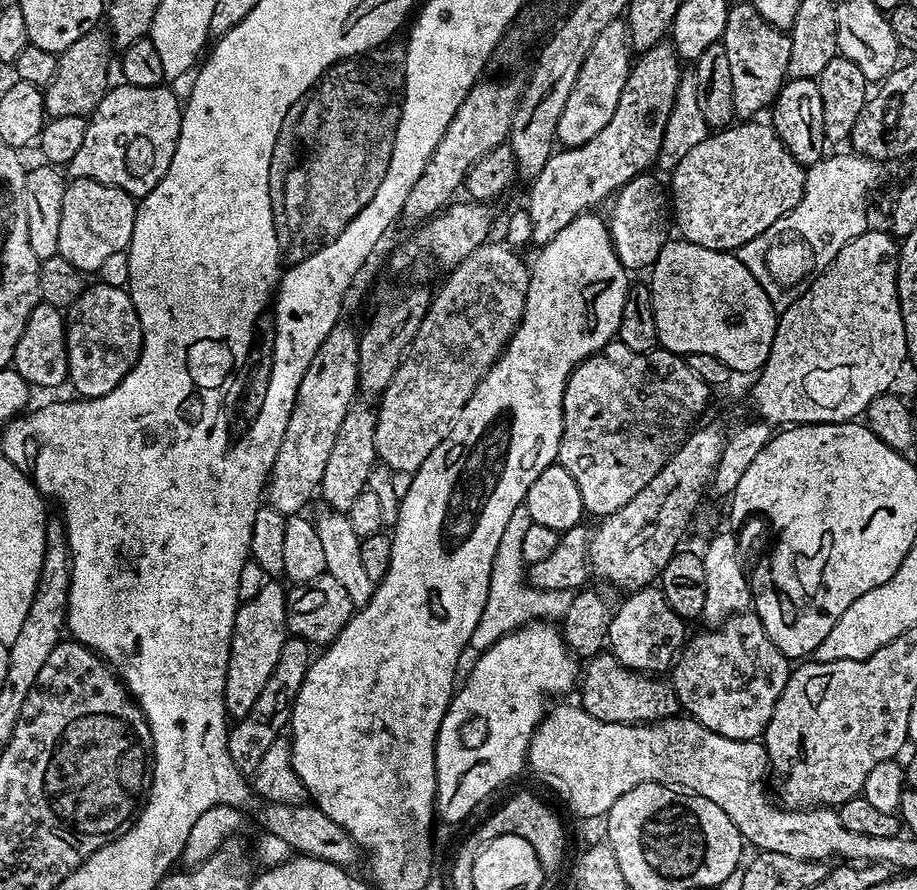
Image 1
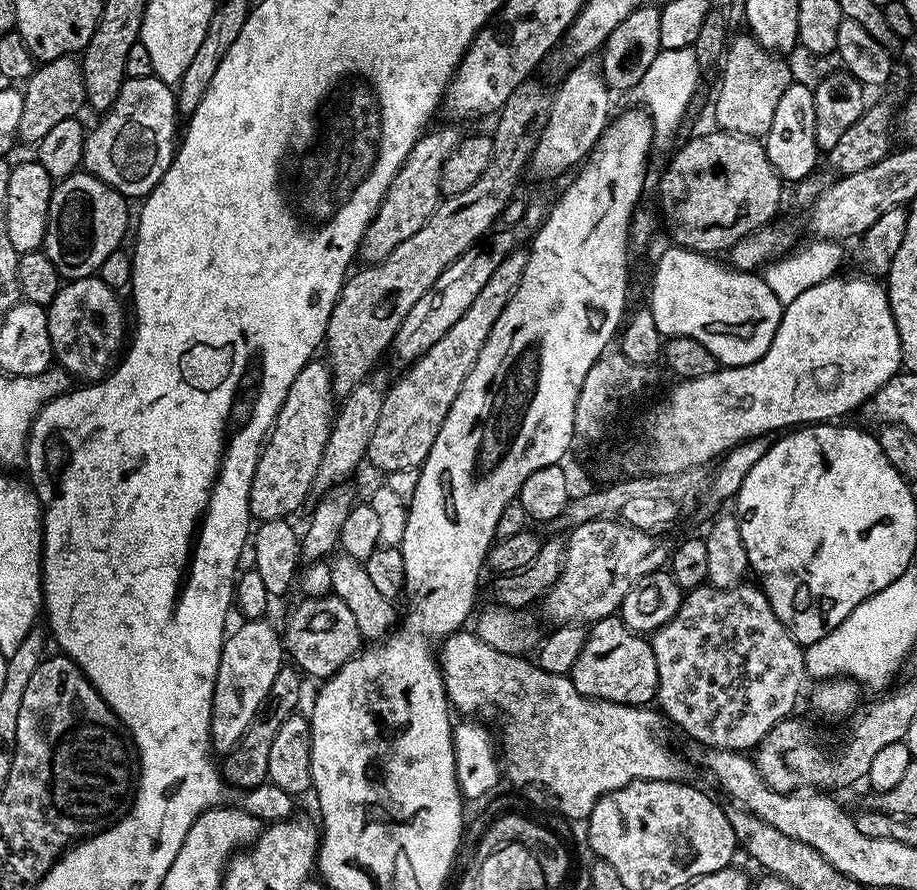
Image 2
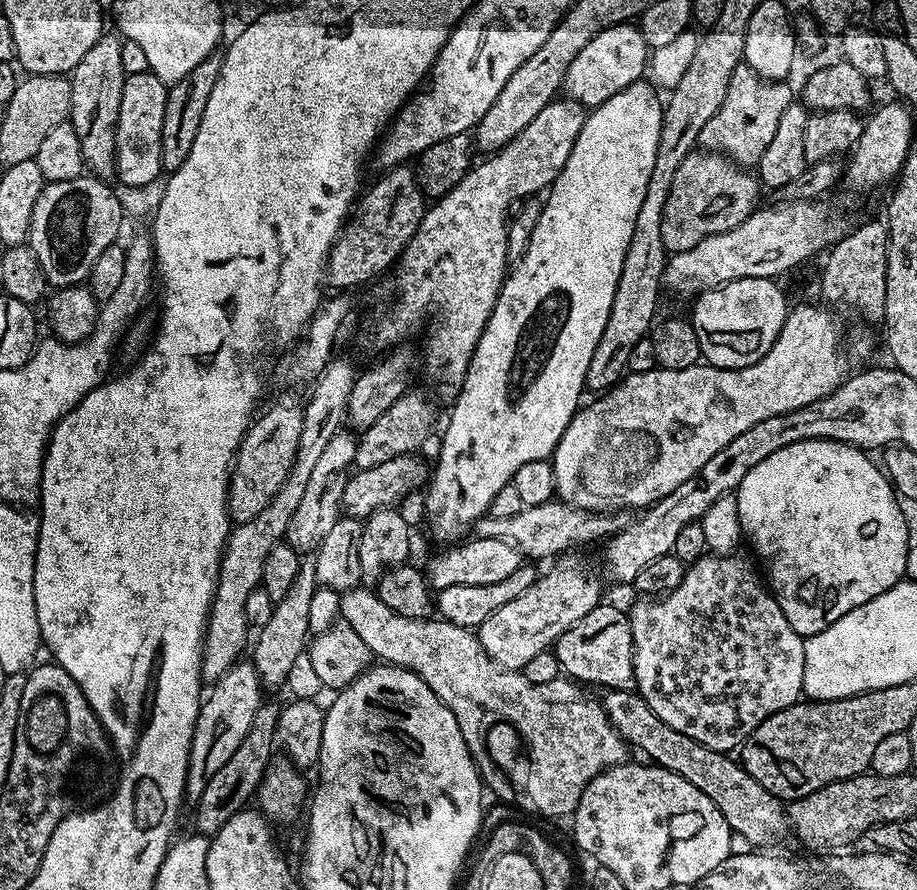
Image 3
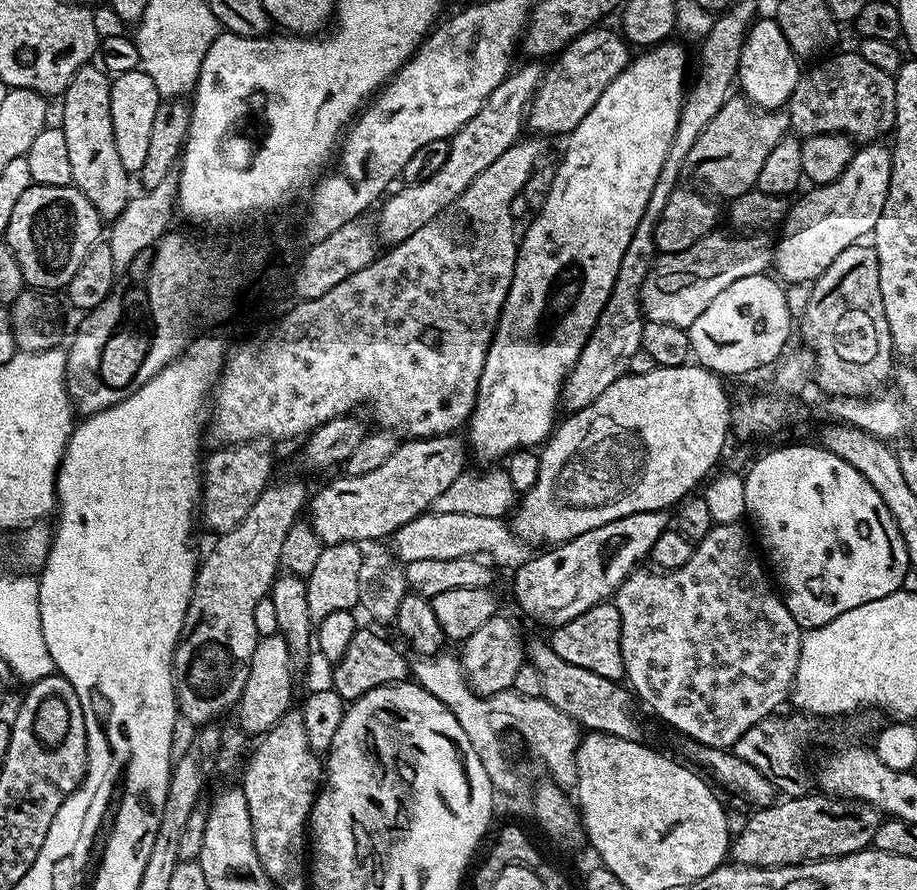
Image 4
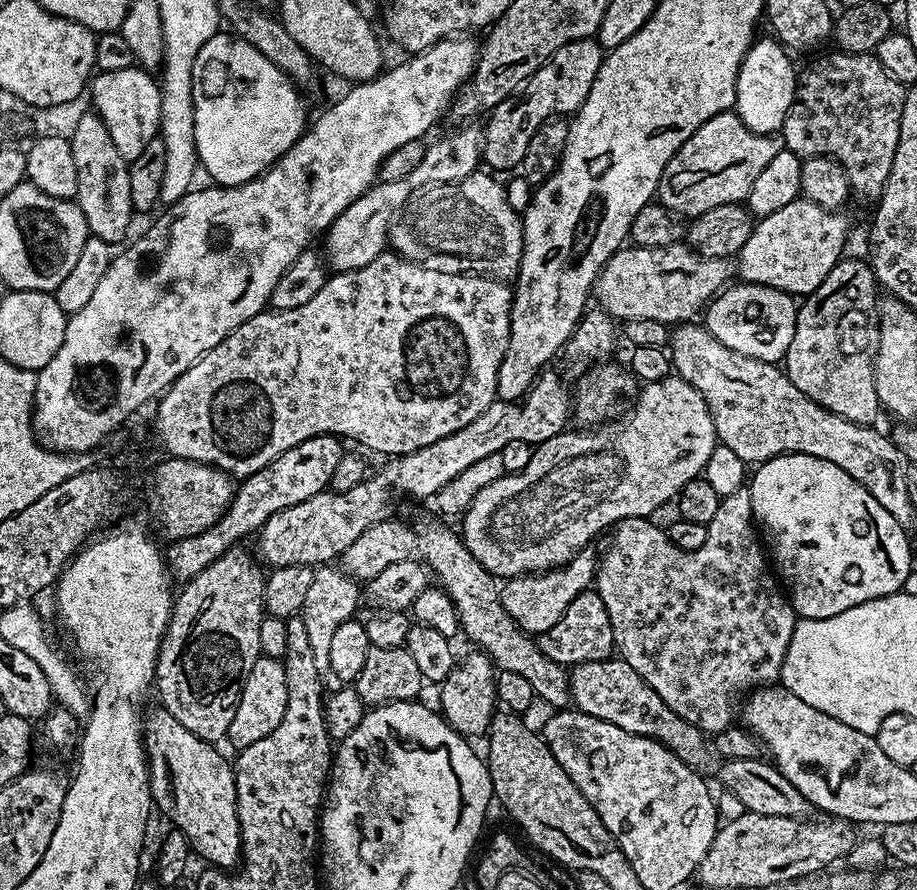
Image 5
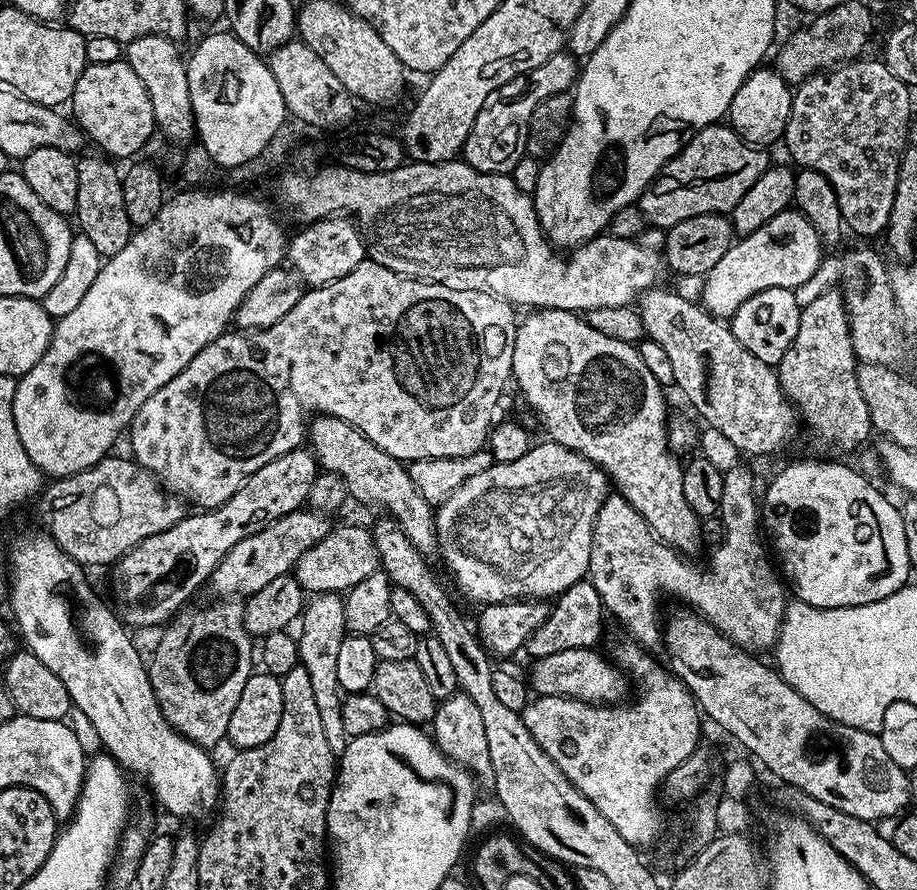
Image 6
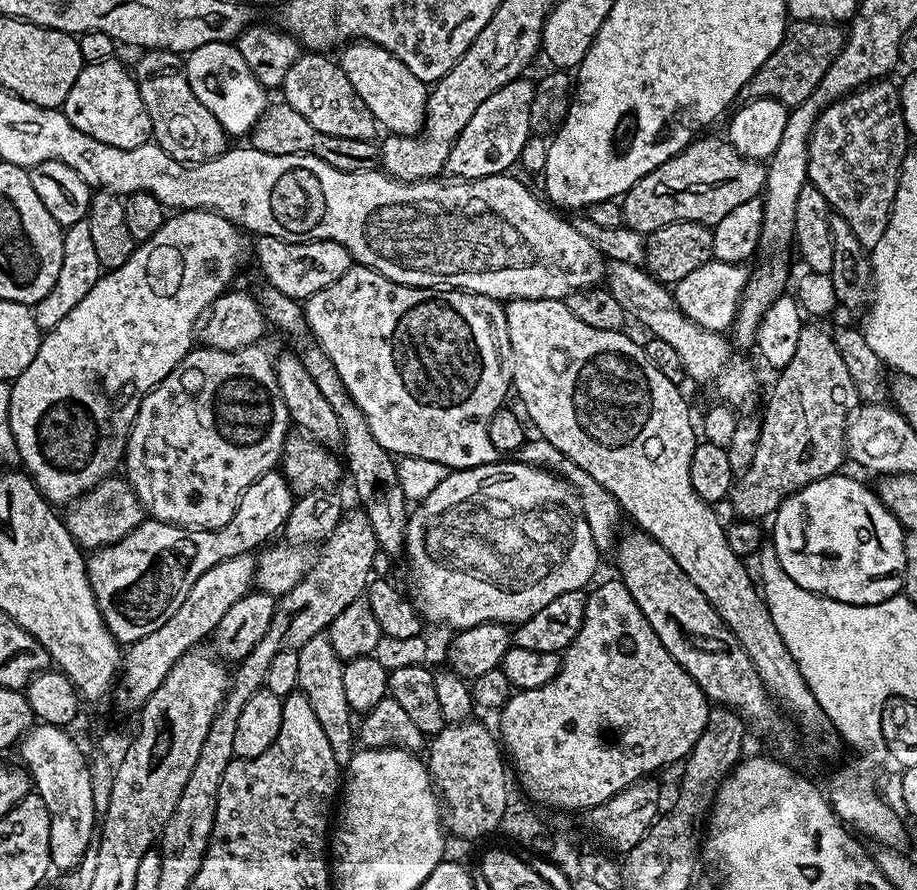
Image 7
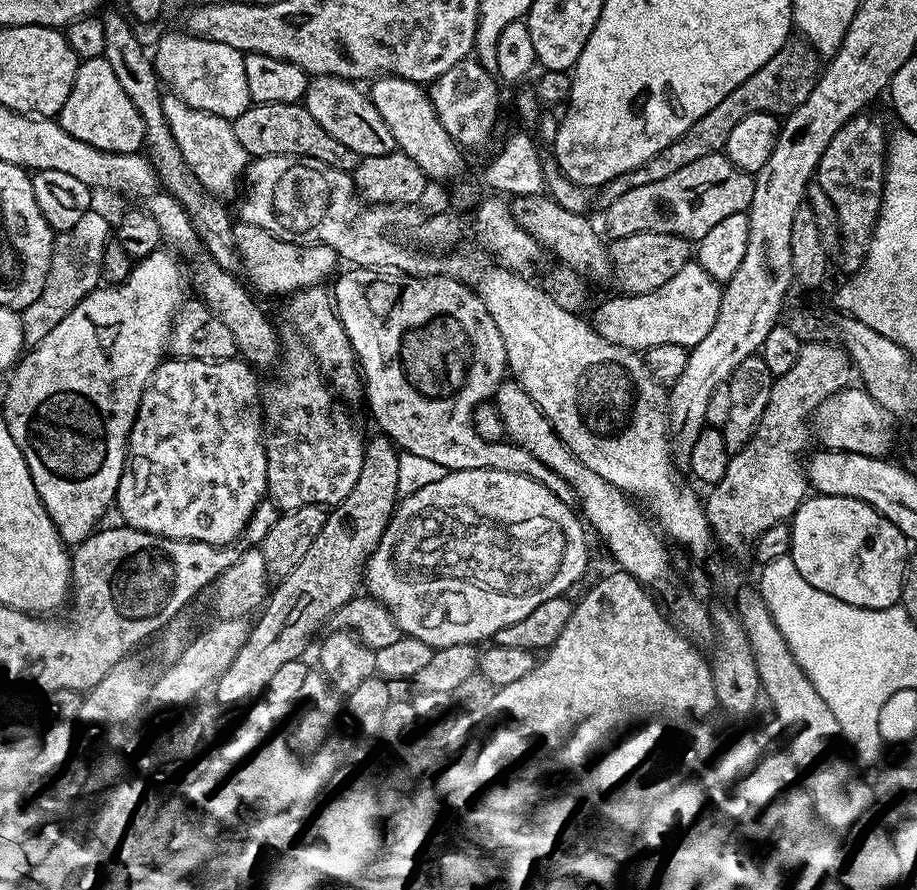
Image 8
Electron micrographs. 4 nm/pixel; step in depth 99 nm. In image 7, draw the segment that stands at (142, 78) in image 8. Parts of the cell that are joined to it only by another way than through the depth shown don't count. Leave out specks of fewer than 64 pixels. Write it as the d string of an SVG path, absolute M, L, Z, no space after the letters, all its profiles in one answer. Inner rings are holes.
M259 279L250 285L250 291L259 302L261 310L264 311L265 321L271 327L273 324L280 332L286 332L290 336L300 336L296 340L297 346L295 345L295 347L299 349L299 358L306 366L306 374L310 374L310 378L314 378L318 390L322 390L326 402L330 402L330 406L334 406L334 414L338 414L342 433L342 449L344 448L342 456L346 461L346 472L347 475L348 472L352 475L352 484L356 487L357 498L360 499L359 507L366 514L366 518L374 530L377 549L383 555L384 552L388 556L401 555L404 552L410 504L404 498L402 486L399 485L397 461L382 446L378 446L374 434L370 434L368 419L350 398L342 378L338 378L338 370L334 370L332 359L321 350L319 344L310 342L308 323L304 318L304 304L282 294L282 290L269 284L267 279Z

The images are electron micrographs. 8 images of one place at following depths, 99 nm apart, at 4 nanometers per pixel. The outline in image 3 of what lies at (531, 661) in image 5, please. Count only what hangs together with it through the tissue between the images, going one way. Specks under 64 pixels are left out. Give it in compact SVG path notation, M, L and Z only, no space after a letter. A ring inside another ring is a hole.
M607 689L603 693L602 703L608 711L610 722L614 730L623 738L624 743L645 752L649 761L655 762L660 768L670 770L686 782L691 782L722 810L722 818L732 827L733 833L745 840L745 845L755 846L764 850L767 844L776 844L783 838L784 832L789 831L785 805L766 786L754 782L754 778L744 769L739 759L723 752L715 752L702 742L694 742L694 738L686 738L686 734L678 734L674 726L666 726L650 706L646 706L644 699L635 691Z

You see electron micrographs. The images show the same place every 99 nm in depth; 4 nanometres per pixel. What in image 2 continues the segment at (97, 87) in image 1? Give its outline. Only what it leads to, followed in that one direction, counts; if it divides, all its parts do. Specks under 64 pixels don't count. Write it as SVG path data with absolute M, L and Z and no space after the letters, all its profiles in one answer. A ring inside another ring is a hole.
M75 55L59 56L53 60L45 60L33 71L23 85L24 101L22 102L22 118L18 121L17 137L32 146L39 145L50 129L58 126L58 122L66 122L77 115L76 111L85 107L83 86L83 70L81 61Z

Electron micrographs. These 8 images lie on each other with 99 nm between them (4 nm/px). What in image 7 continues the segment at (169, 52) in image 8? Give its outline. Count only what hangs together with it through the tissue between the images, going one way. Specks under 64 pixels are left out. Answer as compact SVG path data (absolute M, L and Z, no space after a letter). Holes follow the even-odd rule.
M235 43L198 46L198 50L187 53L186 67L188 81L198 102L202 102L202 106L206 106L206 110L218 118L229 137L247 137L268 107L270 97L258 78L250 74L250 66L246 66L246 58L242 58Z

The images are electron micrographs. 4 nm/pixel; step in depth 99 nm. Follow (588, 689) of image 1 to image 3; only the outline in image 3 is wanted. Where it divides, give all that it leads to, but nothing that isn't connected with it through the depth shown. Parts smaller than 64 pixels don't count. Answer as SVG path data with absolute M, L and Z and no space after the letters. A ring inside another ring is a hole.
M601 602L582 622L574 622L566 634L557 638L554 651L563 675L581 685L601 684L601 689L631 692L636 687L634 674L634 642L625 609Z

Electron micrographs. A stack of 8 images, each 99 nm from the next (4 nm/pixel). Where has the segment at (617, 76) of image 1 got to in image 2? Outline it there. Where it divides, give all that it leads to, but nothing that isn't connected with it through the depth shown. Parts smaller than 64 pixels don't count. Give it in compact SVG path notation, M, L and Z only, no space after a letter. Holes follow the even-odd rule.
M595 59L583 60L561 80L564 81L561 82L560 89L552 96L548 121L540 131L536 149L532 151L530 172L536 176L560 176L568 171L571 173L592 151L610 119L610 89L600 75L600 66Z

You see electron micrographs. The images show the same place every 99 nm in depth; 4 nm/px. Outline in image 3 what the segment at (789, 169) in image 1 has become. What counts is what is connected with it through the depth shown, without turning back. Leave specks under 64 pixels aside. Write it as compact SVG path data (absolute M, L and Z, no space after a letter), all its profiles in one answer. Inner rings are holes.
M693 150L684 159L682 166L678 166L674 182L670 182L670 194L666 198L666 206L662 210L662 242L665 253L690 250L690 246L698 246L702 238L729 232L734 230L734 226L738 226L738 222L746 222L746 218L750 218L750 214L756 211L761 203L760 192L762 193L757 177L753 173L751 176L748 172L751 171L745 170L718 152Z

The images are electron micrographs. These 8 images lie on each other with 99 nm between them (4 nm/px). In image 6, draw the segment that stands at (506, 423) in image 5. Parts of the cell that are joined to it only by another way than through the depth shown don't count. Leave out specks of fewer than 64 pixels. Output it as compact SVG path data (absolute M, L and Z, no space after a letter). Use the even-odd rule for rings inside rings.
M297 510L270 522L258 534L250 534L250 538L242 538L238 546L234 546L218 562L216 569L212 571L210 585L216 591L215 595L220 598L232 598L239 594L247 598L253 596L262 586L270 586L274 578L287 576L293 571L298 558L310 550L330 530L329 517L327 515L313 512L311 510ZM236 592L241 592L236 593Z

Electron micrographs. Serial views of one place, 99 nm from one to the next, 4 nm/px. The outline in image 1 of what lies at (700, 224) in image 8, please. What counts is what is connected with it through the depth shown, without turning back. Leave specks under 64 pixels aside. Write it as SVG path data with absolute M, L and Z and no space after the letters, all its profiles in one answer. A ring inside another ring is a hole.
M750 2L733 3L726 14L722 43L730 61L730 79L734 82L734 110L740 118L756 118L760 111L775 104L776 95L789 79L792 37L785 29L775 28Z

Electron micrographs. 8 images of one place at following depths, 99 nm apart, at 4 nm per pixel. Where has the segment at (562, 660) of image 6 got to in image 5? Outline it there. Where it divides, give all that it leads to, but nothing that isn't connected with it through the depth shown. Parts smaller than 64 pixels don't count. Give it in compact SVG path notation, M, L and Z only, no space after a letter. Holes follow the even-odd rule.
M619 658L607 660L587 660L575 665L568 677L568 690L575 711L585 712L587 716L610 722L635 736L645 736L666 746L693 772L709 774L716 768L718 753L713 741L698 726L678 718L658 694L630 666L630 662Z

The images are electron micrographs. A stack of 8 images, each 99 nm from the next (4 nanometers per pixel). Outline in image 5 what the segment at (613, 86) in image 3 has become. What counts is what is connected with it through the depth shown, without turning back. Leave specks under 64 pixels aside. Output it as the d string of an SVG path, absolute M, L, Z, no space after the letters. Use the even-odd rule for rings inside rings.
M595 39L575 40L562 46L552 59L534 70L534 74L530 74L513 95L507 96L487 113L488 125L482 128L483 163L489 164L487 167L496 174L519 169L522 154L526 154L526 146L530 138L534 138L534 130L553 117L575 114L582 102L586 102L586 94L590 94L590 86L594 86L594 78L598 78L605 55L605 49Z

